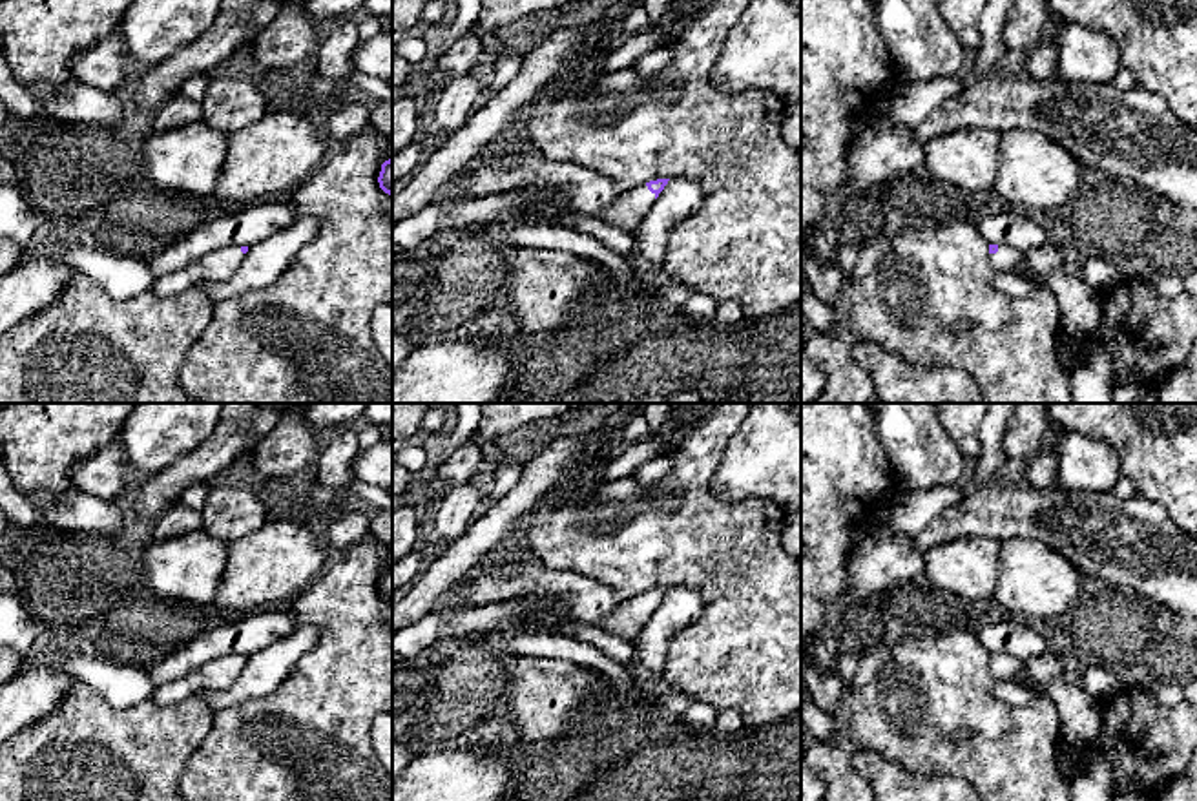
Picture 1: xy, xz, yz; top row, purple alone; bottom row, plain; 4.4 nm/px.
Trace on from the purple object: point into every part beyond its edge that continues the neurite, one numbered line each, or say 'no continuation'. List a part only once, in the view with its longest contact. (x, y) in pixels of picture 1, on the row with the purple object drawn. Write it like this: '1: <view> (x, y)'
1: xz (632, 208)

